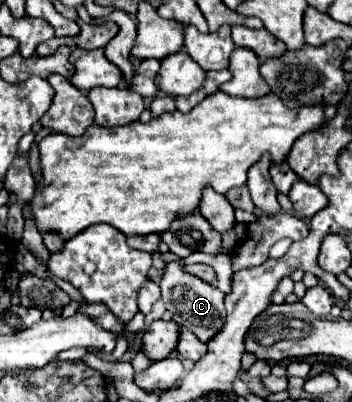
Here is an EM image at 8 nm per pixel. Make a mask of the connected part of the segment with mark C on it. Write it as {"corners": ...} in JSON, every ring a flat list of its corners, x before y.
{"corners":[[169,261,165,265,165,273,163,273,159,287,161,287,161,299,167,307,167,311,173,315,173,321,177,321,177,323,181,323,181,327,193,331,203,343,207,343,221,331,221,327,225,323,225,307,223,307,225,295,217,287,183,271,181,261]]}

